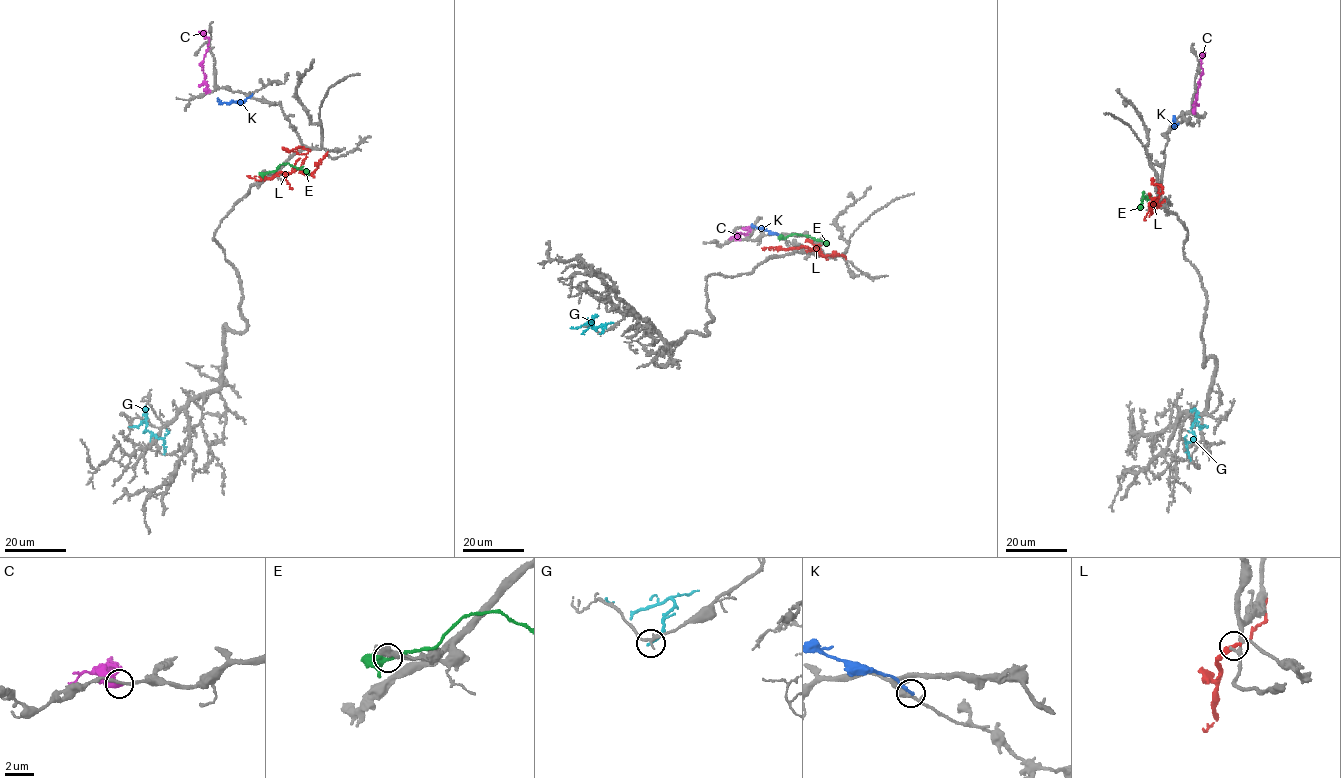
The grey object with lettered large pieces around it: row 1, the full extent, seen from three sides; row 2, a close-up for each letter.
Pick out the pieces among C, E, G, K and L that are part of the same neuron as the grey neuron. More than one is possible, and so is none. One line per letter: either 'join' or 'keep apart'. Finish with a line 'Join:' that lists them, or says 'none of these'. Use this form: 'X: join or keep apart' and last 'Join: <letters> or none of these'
C: keep apart
E: keep apart
G: keep apart
K: keep apart
L: keep apart
Join: none of these

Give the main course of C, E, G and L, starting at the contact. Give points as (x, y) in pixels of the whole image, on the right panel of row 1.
C: (1194, 113), (1204, 53)
E: (1148, 197), (1142, 196), (1143, 192), (1138, 208)
G: (1191, 460), (1186, 445), (1193, 437), (1192, 425), (1194, 421), (1201, 428), (1204, 426)
L: (1155, 197), (1151, 213), (1150, 204), (1154, 202), (1156, 206), (1163, 198)

